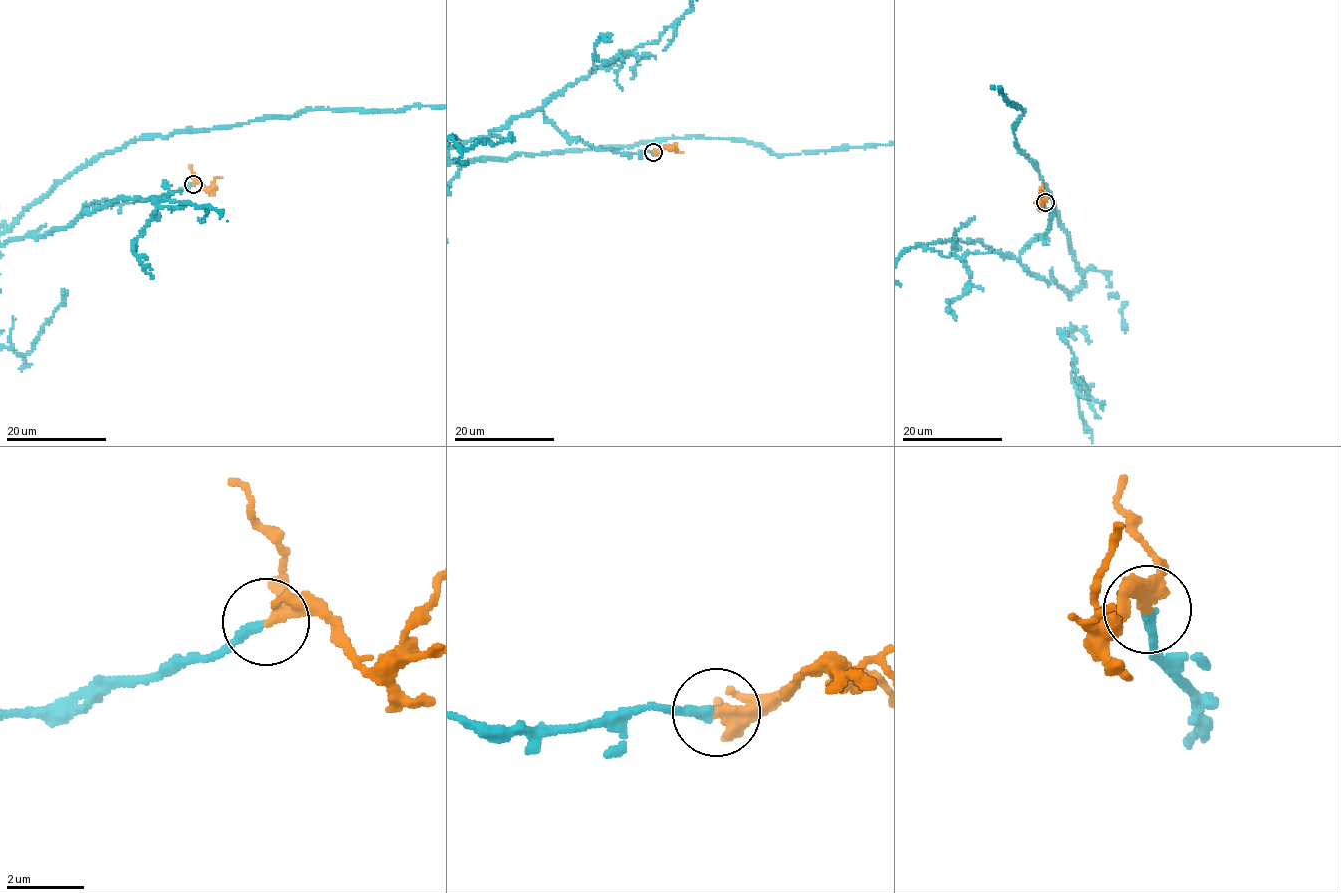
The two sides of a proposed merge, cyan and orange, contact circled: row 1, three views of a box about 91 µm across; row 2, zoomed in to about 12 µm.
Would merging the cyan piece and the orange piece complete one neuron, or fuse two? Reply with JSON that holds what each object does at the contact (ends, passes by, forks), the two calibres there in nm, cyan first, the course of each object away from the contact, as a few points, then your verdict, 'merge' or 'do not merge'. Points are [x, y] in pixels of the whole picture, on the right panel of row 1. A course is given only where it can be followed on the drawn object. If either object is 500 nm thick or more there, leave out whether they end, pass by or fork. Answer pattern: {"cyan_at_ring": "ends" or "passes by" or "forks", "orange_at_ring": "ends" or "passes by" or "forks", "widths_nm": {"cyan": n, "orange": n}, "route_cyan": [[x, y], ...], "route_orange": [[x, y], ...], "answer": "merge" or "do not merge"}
{"cyan_at_ring": "ends", "orange_at_ring": "passes by", "widths_nm": {"cyan": 240, "orange": 240}, "route_orange": [[1045, 202], [1039, 205], [1037, 199], [1041, 192]], "answer": "merge"}

